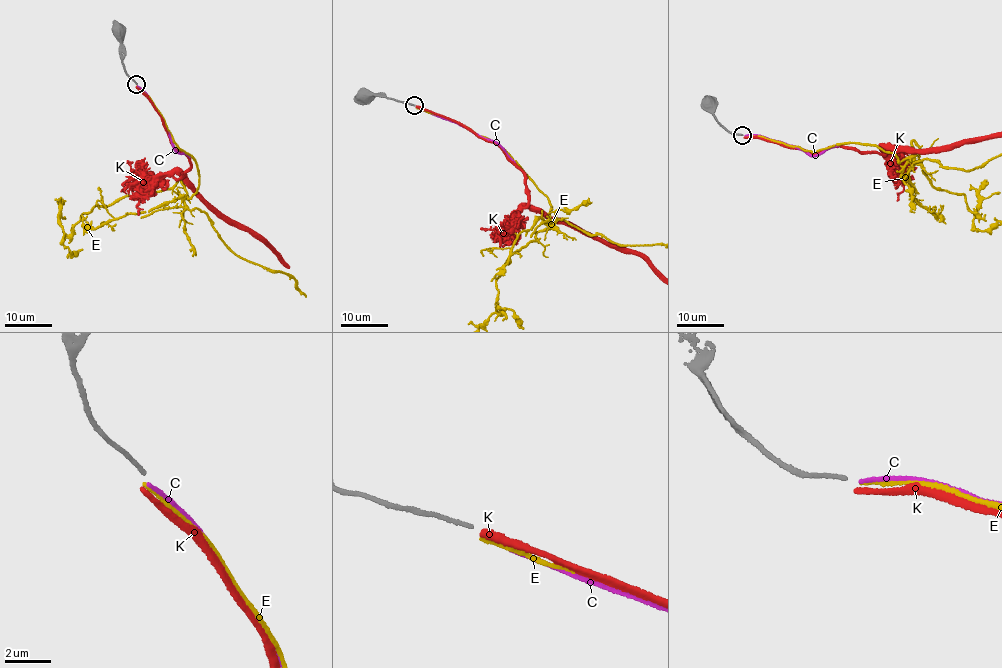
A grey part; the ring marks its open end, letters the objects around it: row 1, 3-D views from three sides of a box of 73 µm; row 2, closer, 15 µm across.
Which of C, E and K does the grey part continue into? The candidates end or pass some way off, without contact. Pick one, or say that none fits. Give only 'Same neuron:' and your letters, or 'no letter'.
Same neuron: E

